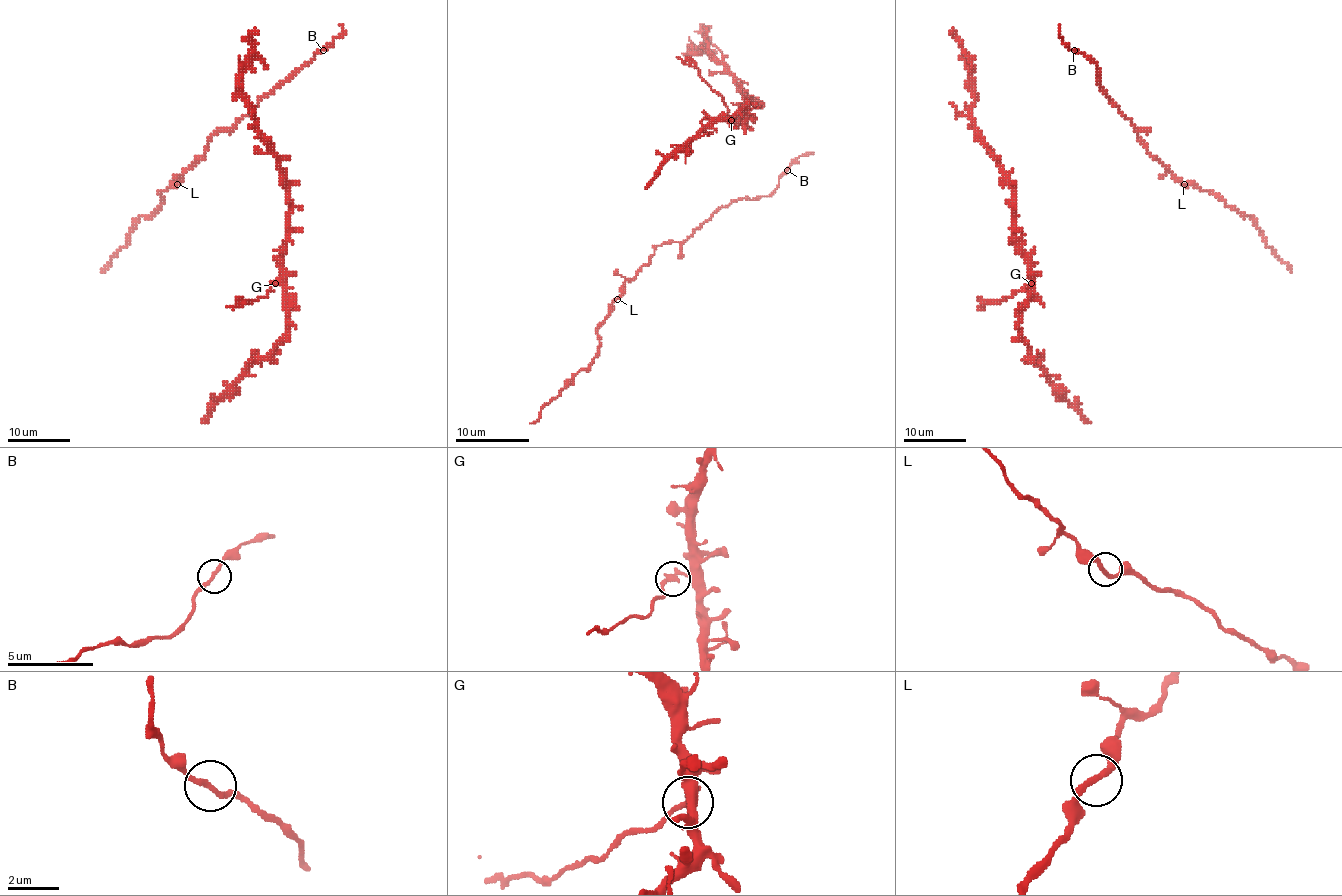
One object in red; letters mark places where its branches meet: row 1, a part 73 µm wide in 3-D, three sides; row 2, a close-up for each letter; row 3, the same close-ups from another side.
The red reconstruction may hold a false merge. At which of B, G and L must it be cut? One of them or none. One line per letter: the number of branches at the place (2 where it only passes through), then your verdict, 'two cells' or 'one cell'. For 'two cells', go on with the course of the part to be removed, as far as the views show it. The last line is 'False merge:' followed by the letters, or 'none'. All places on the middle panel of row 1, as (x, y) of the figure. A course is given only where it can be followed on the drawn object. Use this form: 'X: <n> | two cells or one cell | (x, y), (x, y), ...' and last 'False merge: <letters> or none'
B: 2 | one cell
G: 2 | two cells | (731, 119), (726, 103), (700, 77), (696, 68), (676, 57)
L: 2 | one cell
False merge: G

